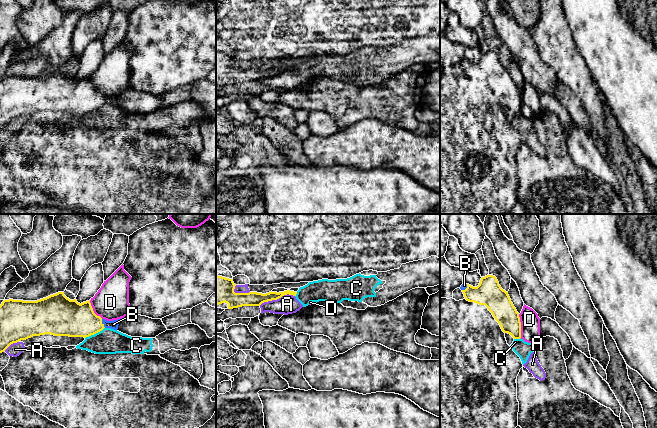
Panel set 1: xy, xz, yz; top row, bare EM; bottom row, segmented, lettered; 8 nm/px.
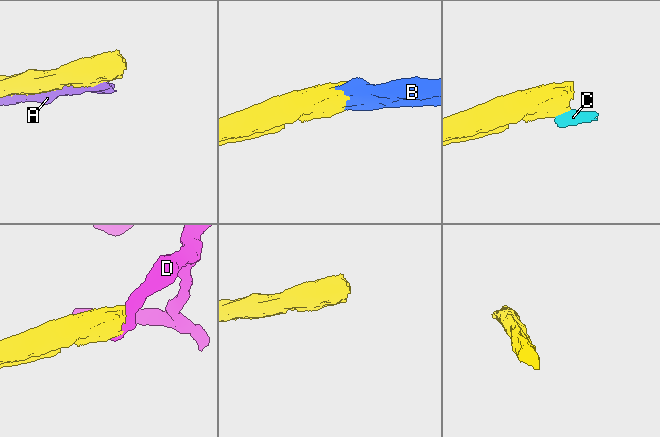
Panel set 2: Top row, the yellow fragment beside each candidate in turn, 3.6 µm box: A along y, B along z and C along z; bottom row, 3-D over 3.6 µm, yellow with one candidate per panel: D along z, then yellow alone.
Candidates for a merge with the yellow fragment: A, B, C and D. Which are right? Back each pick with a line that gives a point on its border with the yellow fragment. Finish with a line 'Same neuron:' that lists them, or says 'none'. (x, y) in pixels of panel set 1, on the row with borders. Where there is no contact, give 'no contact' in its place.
B: contact xy (101, 323)
Same neuron: B

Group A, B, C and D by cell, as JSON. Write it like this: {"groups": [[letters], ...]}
{"groups": [["A", "C"], ["B"], ["D"]]}

